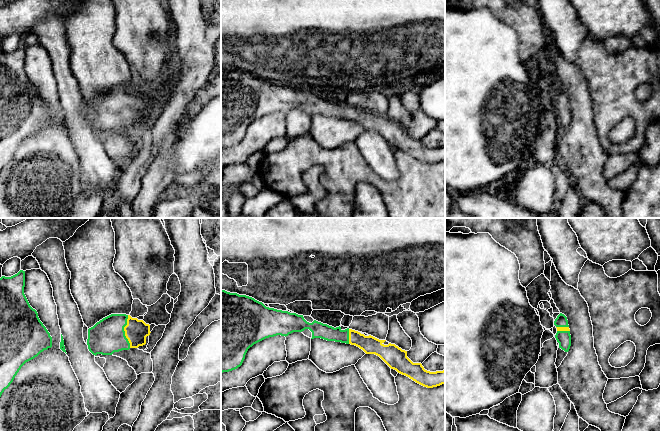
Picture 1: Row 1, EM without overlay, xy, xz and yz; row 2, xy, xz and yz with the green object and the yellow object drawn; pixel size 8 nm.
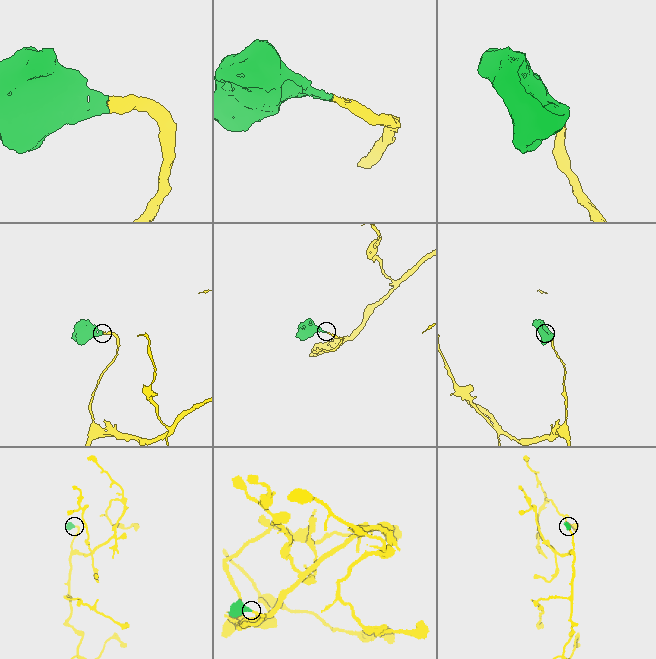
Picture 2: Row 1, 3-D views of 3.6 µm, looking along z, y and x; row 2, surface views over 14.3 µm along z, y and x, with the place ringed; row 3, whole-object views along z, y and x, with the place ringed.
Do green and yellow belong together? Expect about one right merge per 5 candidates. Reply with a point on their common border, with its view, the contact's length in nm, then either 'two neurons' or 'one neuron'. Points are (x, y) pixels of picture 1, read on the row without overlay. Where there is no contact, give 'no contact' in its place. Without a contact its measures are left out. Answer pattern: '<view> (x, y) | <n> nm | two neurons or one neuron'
xy (124, 107) | 260 nm | one neuron

